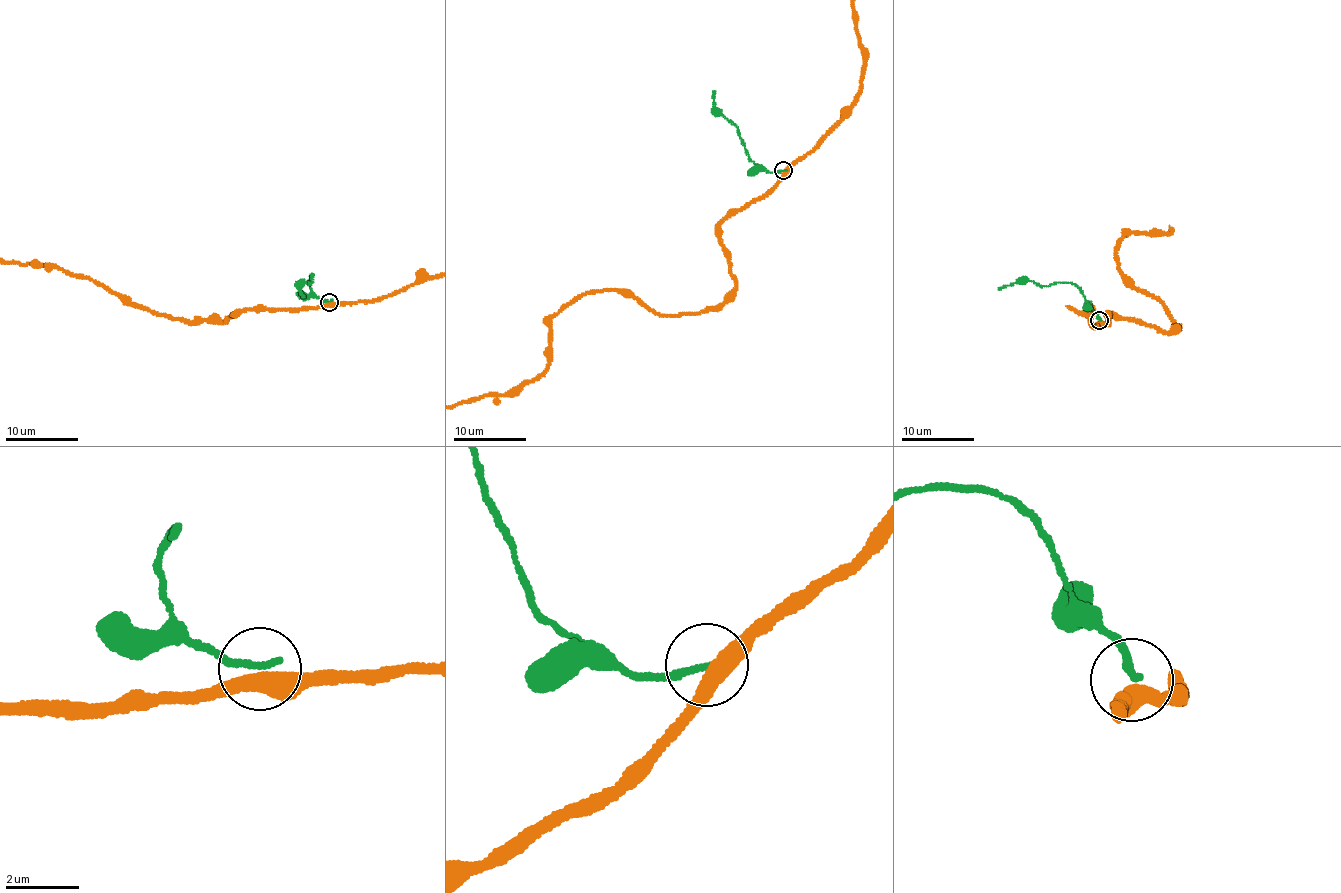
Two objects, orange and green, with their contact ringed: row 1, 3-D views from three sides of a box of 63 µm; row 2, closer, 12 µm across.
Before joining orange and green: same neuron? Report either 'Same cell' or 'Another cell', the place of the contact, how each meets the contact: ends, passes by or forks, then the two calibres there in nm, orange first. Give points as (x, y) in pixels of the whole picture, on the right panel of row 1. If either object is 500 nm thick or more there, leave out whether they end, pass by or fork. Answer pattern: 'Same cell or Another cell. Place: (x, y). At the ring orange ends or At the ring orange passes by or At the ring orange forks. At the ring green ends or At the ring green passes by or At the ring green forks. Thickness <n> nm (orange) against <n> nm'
Another cell. Place: (1099, 320). At the ring orange passes by. At the ring green ends. Thickness 440 nm (orange) against 220 nm

